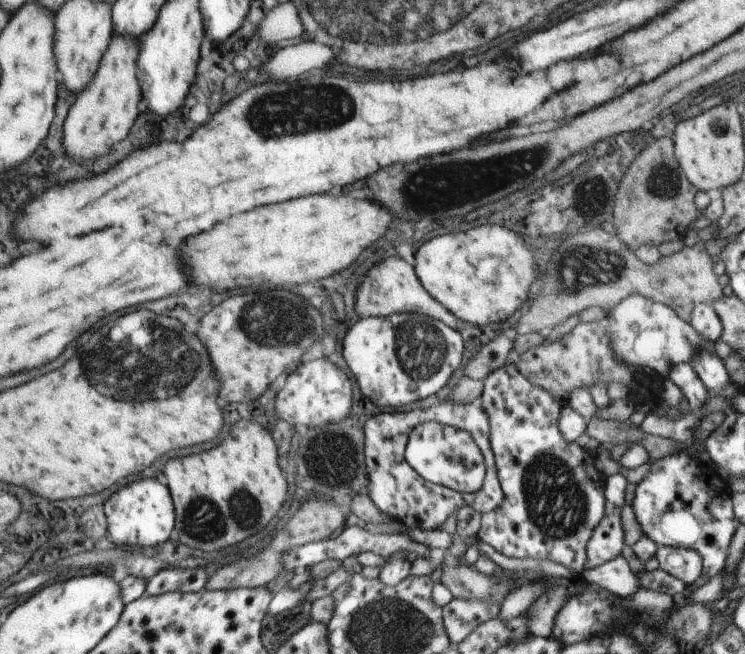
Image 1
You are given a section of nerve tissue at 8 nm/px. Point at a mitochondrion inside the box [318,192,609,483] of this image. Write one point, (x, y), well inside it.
(420, 347)

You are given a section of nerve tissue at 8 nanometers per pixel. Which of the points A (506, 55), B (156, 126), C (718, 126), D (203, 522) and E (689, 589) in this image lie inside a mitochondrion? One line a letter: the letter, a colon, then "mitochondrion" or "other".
A: other
B: other
C: mitochondrion
D: mitochondrion
E: other

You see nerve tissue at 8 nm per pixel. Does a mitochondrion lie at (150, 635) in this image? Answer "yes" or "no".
no

